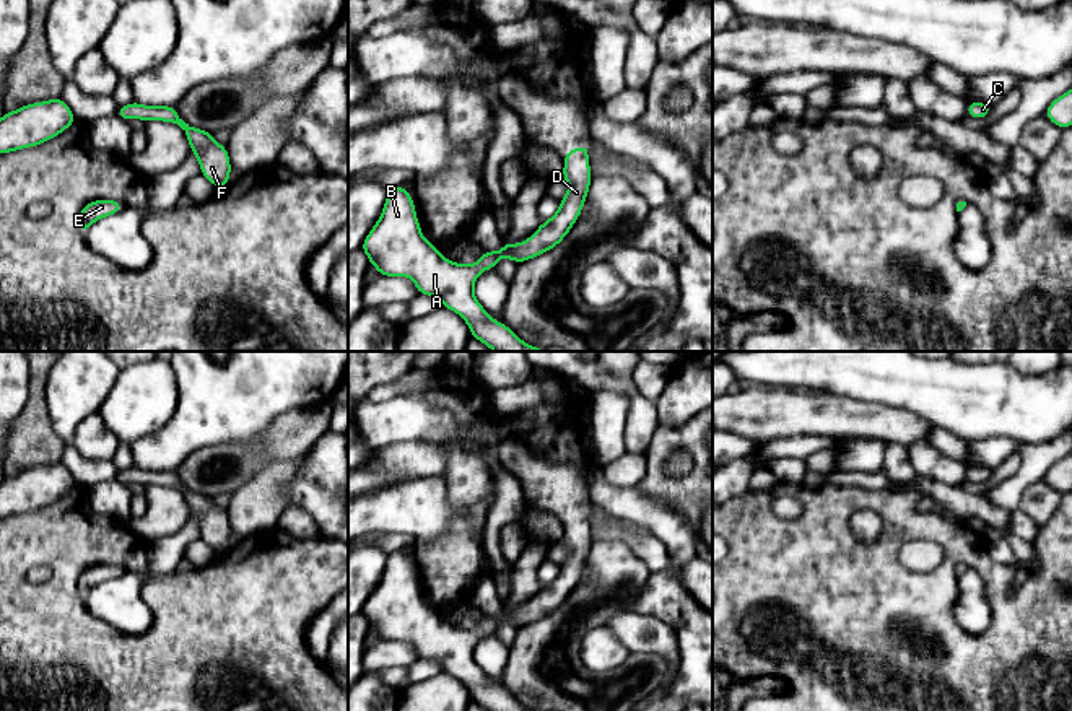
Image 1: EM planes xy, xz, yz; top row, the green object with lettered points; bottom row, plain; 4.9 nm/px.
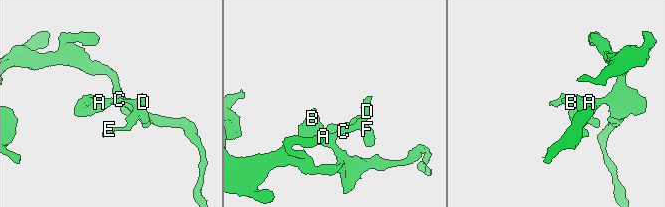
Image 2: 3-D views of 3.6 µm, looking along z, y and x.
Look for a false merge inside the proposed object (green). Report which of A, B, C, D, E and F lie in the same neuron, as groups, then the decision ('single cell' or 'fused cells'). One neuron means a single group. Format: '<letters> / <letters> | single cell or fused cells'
A B C D E F | single cell

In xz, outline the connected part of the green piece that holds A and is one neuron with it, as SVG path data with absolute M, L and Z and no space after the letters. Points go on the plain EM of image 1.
M589 509L569 514L563 527L561 542L569 548L569 555L560 565L558 576L525 605L519 608L504 605L498 617L485 613L475 628L451 626L425 604L412 558L405 550L389 555L384 574L364 602L361 615L381 641L408 641L415 646L418 659L439 662L442 672L457 677L470 691L470 700L483 709L532 711L506 688L488 680L473 659L473 649L482 636L496 633L501 622L516 628L525 626L551 615L566 602L581 581L594 542L589 530Z

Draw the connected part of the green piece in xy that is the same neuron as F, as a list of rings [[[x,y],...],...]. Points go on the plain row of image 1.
[[[137,465],[119,470],[119,483],[140,483],[140,485],[163,485],[177,488],[184,496],[190,509],[190,516],[197,521],[200,529],[200,539],[205,540],[216,553],[223,553],[229,548],[231,527],[228,513],[220,509],[211,496],[200,495],[185,488],[174,470],[143,470]]]

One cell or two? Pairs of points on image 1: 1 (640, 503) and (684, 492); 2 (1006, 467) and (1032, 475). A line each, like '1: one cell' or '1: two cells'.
1: two cells
2: two cells

